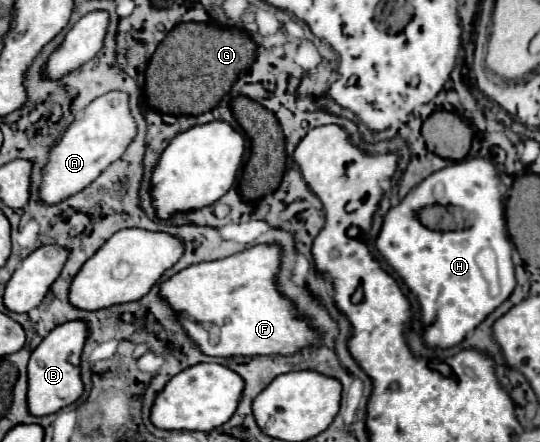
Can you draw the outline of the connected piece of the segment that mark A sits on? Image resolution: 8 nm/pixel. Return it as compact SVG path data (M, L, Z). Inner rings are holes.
M106 93L94 99L84 111L82 117L76 117L60 141L52 147L50 159L42 169L42 185L38 199L44 205L56 205L82 189L86 189L110 163L114 163L136 137L136 123L128 109L126 93Z

